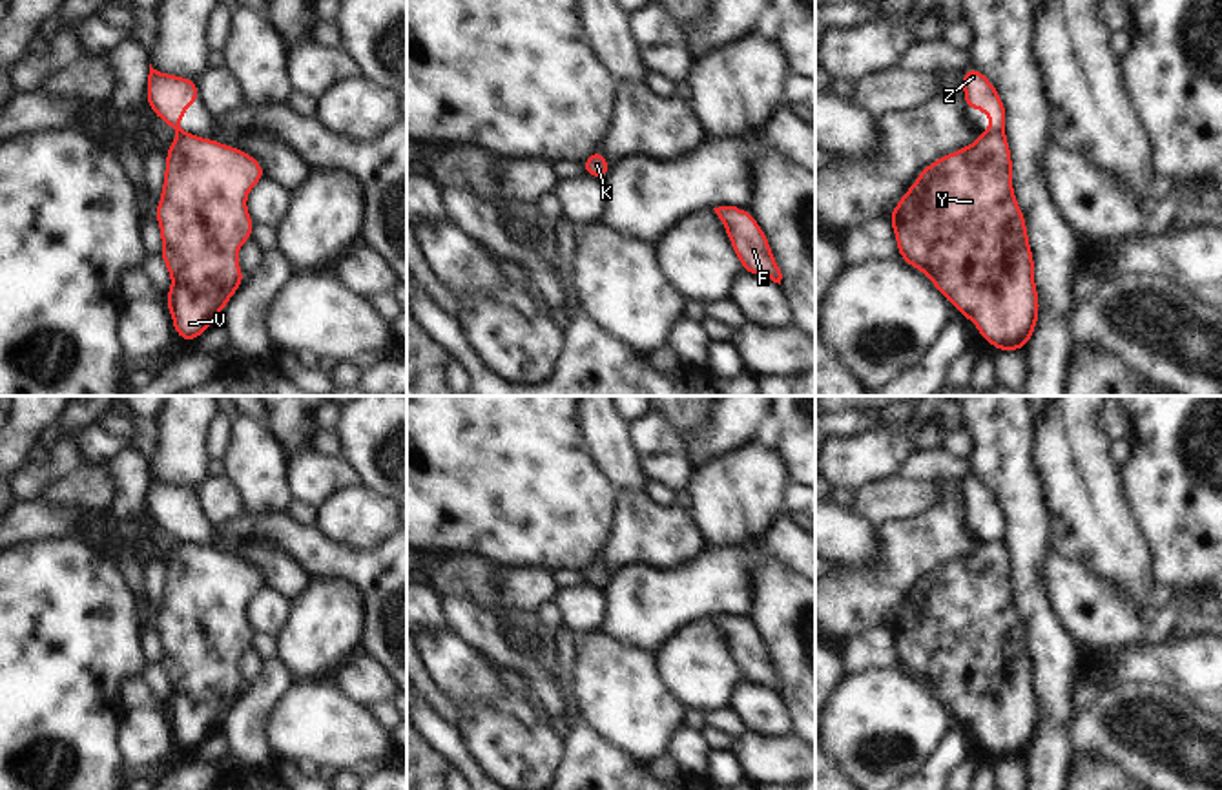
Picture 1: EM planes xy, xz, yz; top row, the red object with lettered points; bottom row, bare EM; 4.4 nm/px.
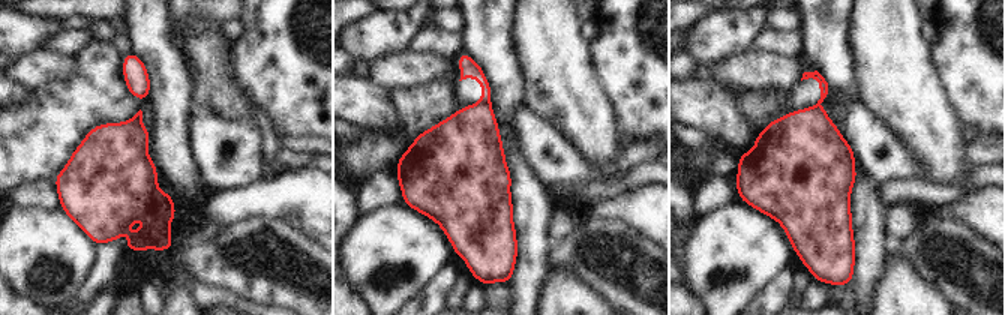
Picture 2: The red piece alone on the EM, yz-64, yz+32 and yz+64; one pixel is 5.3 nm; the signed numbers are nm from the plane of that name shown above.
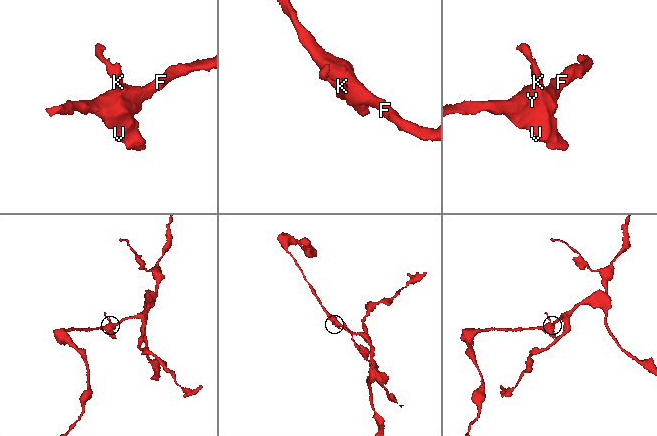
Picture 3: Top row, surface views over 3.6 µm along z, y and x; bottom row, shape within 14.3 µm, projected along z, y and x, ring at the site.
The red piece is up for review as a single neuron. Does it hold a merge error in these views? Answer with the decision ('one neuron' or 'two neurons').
two neurons

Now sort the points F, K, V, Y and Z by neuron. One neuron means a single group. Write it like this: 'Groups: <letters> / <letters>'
Groups: F K V Y / Z

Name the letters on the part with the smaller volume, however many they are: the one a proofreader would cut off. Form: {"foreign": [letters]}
{"foreign": ["Z"]}

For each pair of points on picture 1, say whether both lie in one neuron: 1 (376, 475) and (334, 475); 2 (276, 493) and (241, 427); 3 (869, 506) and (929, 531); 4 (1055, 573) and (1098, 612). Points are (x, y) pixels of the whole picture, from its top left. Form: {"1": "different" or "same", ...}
{"1": "different", "2": "same", "3": "different", "4": "same"}

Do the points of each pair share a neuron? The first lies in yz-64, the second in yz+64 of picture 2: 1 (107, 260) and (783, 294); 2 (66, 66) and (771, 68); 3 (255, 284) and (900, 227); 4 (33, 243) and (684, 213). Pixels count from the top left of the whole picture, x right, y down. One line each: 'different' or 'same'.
1: same
2: same
3: different
4: different

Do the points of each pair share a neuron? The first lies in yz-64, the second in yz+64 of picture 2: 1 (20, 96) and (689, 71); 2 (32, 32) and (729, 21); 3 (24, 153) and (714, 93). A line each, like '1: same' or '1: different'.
1: different
2: same
3: different

